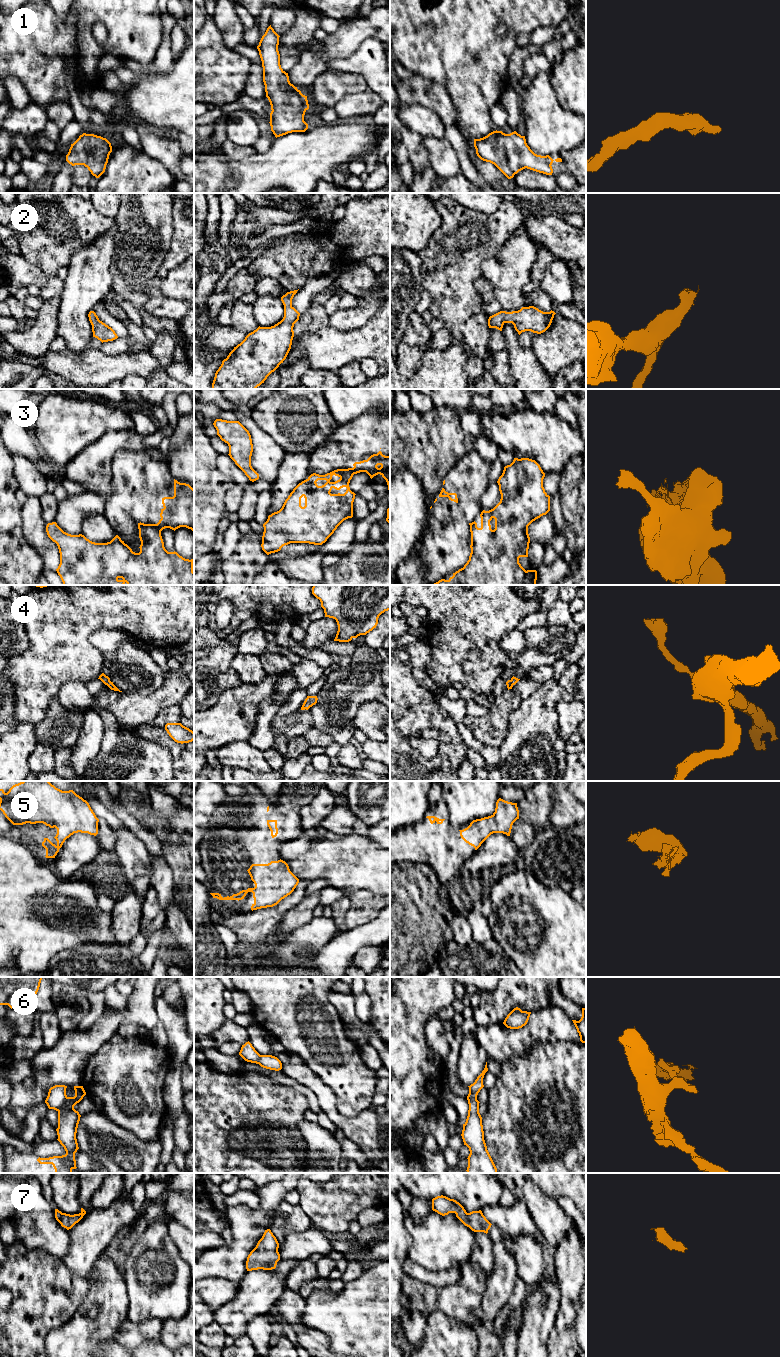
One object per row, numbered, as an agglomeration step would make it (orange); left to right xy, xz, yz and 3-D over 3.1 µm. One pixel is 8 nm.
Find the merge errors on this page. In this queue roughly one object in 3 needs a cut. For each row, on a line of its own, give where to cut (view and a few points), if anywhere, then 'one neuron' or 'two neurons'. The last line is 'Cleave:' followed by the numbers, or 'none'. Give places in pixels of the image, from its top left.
1: no cut | one neuron
2: no cut | one neuron
3: xy (149, 524), (153, 525), (160, 532) | two neurons
4: no cut | one neuron
5: no cut | one neuron
6: xy (68, 1097), (57, 1110) | two neurons
7: no cut | one neuron
Cleave: 3, 6

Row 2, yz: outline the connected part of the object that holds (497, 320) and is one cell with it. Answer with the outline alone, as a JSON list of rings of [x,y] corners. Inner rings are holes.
[[[534,306],[522,307],[518,311],[500,311],[490,316],[488,326],[502,331],[505,323],[512,323],[519,335],[525,331],[541,334],[550,327],[555,314],[552,310],[543,312]]]

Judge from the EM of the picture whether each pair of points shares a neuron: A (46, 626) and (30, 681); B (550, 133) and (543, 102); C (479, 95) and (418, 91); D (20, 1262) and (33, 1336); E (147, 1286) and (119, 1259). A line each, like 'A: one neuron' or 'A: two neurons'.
A: one neuron
B: one neuron
C: two neurons
D: one neuron
E: two neurons

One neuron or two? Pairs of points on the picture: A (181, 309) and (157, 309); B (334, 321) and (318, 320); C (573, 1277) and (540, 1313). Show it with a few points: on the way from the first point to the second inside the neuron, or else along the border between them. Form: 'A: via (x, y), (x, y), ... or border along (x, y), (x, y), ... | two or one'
A: via (175, 309), (163, 309) | one
B: border along (330, 316), (328, 325) | two
C: border along (555, 1277), (560, 1292), (557, 1315) | two

